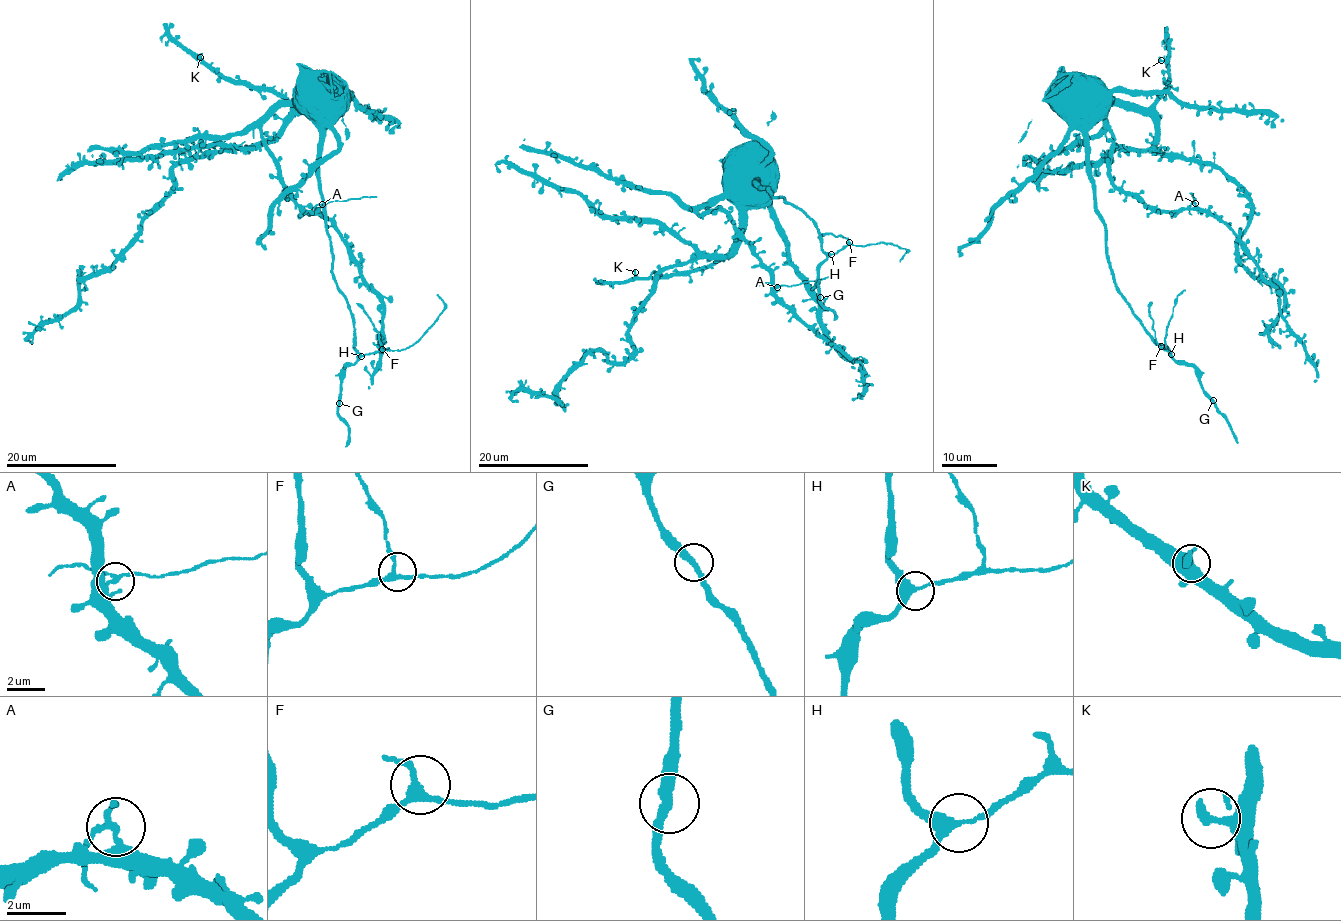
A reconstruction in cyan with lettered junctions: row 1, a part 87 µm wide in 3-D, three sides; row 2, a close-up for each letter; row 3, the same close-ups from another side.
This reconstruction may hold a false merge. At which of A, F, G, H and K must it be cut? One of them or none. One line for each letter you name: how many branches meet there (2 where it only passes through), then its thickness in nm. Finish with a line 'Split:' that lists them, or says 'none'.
A: 3 branches meet; 170 nm thick
Split: A

